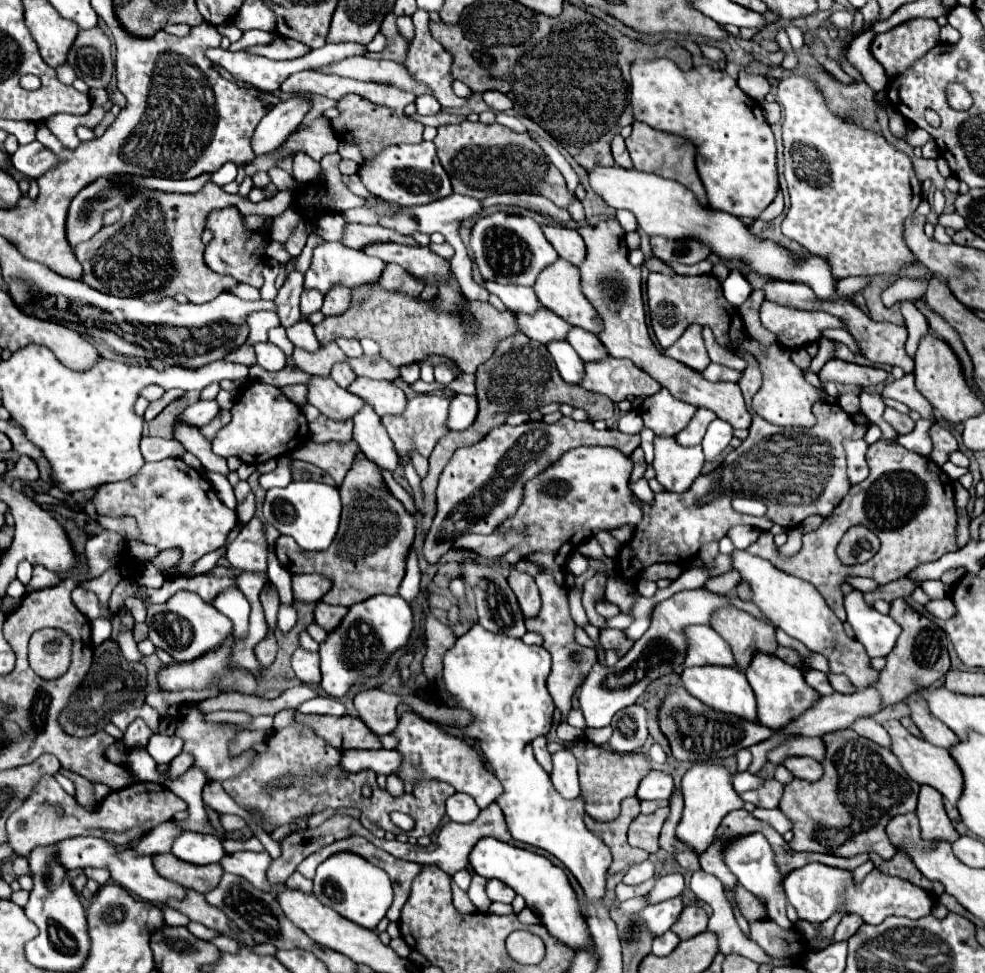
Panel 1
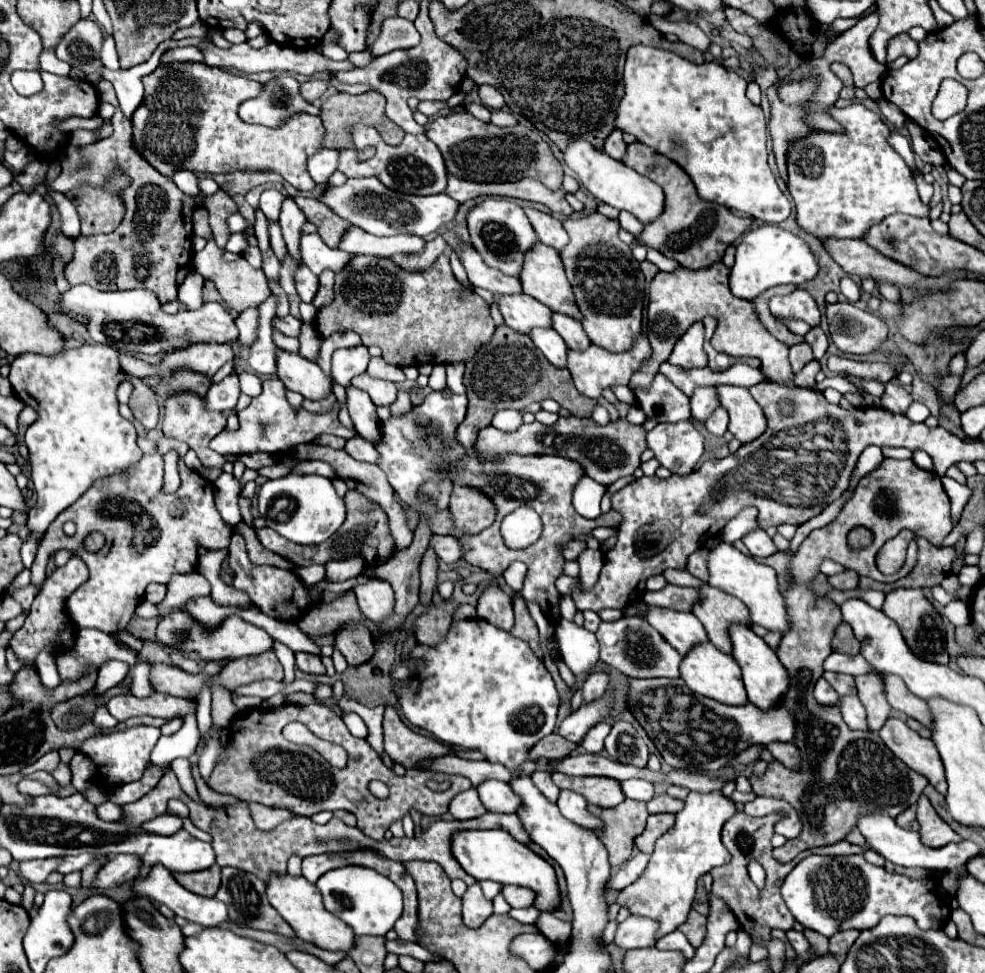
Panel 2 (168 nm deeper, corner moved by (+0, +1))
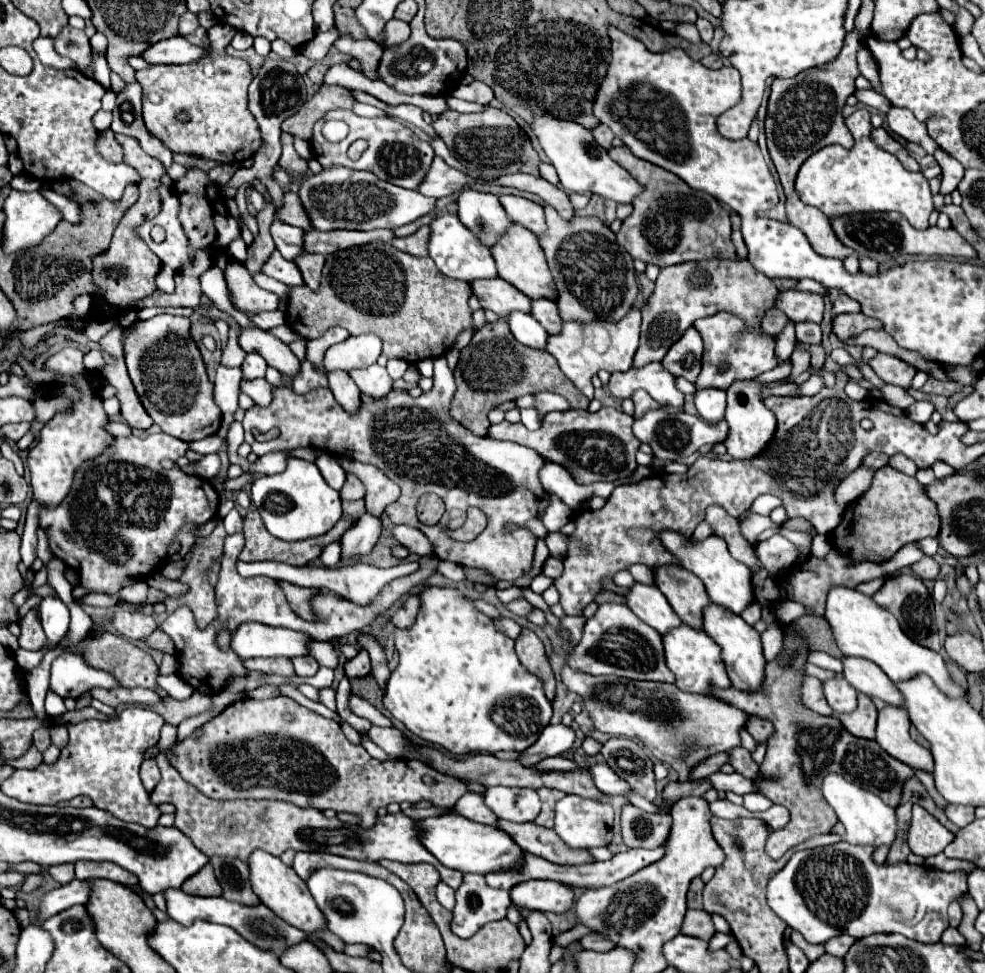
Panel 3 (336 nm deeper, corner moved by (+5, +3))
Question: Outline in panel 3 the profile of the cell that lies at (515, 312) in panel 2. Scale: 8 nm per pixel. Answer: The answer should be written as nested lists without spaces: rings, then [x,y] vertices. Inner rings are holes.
[[[500,277],[474,281],[472,291],[478,297],[482,309],[490,309],[500,317],[508,317],[512,311],[530,313],[530,297]]]

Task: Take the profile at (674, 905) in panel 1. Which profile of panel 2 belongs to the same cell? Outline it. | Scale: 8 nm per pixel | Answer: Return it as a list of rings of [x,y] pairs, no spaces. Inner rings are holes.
[[[629,915],[623,923],[619,923],[617,935],[615,935],[615,945],[621,949],[637,949],[637,947],[653,947],[657,941],[657,929],[659,923],[651,921],[647,917],[639,915]]]

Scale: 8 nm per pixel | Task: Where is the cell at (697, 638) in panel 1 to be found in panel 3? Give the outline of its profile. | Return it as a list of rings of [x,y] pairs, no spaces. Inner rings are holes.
[[[634,583],[626,593],[624,593],[626,605],[652,629],[656,629],[660,635],[668,633],[670,629],[682,625],[678,615],[672,611],[668,605],[666,597],[660,593],[658,587],[654,585],[642,585]]]

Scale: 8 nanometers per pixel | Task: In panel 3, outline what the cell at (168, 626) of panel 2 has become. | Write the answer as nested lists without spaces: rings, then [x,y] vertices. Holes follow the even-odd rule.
[[[244,623],[236,629],[232,649],[240,659],[250,657],[300,657],[310,655],[308,645],[314,639],[302,631],[268,627],[262,623]]]

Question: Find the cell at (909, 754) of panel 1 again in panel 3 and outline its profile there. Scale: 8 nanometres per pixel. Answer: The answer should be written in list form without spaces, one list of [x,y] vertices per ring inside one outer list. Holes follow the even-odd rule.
[[[886,705],[878,709],[876,743],[894,759],[906,763],[912,769],[932,771],[932,755],[910,737],[910,719],[904,707]]]

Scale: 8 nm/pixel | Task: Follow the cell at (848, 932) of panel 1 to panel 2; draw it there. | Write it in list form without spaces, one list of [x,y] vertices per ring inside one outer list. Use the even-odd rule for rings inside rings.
[[[849,929],[849,931],[839,931],[833,937],[829,937],[829,951],[837,957],[843,957],[849,947],[855,943],[855,939],[859,937],[857,929]]]

